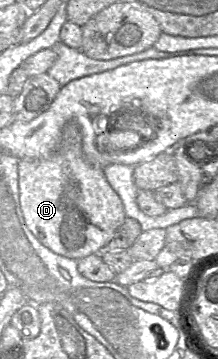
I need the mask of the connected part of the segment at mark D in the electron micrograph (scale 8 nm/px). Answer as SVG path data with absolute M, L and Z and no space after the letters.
M70 122L64 127L59 147L50 157L26 158L19 161L18 183L21 211L27 227L44 246L52 250L54 253L64 257L80 260L91 254L100 254L104 249L106 249L107 244L113 237L114 233L122 225L126 218L121 199L106 180L104 170L100 167L90 164L85 159L82 151L82 136L80 128L75 122Z

